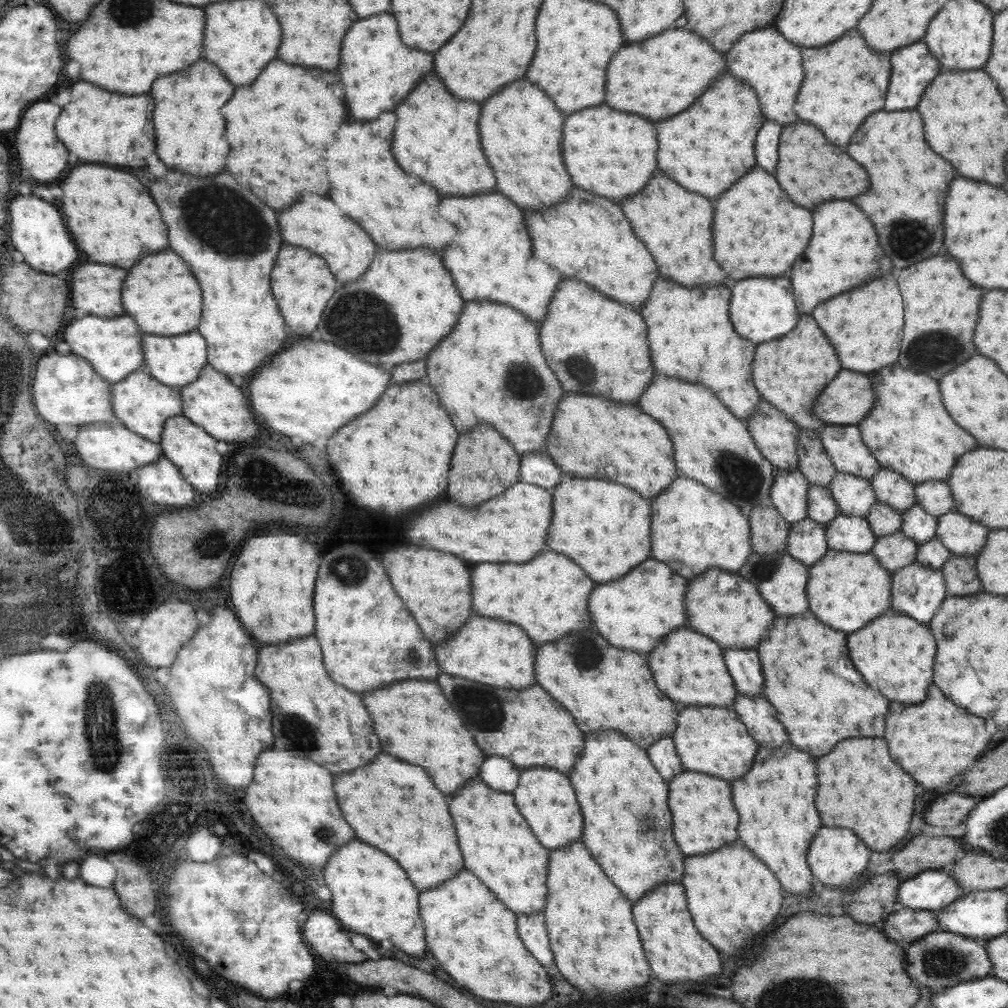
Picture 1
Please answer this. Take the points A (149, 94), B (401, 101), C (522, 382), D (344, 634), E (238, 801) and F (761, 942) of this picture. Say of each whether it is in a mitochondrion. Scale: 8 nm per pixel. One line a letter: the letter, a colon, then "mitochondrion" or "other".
A: other
B: other
C: mitochondrion
D: other
E: other
F: other

